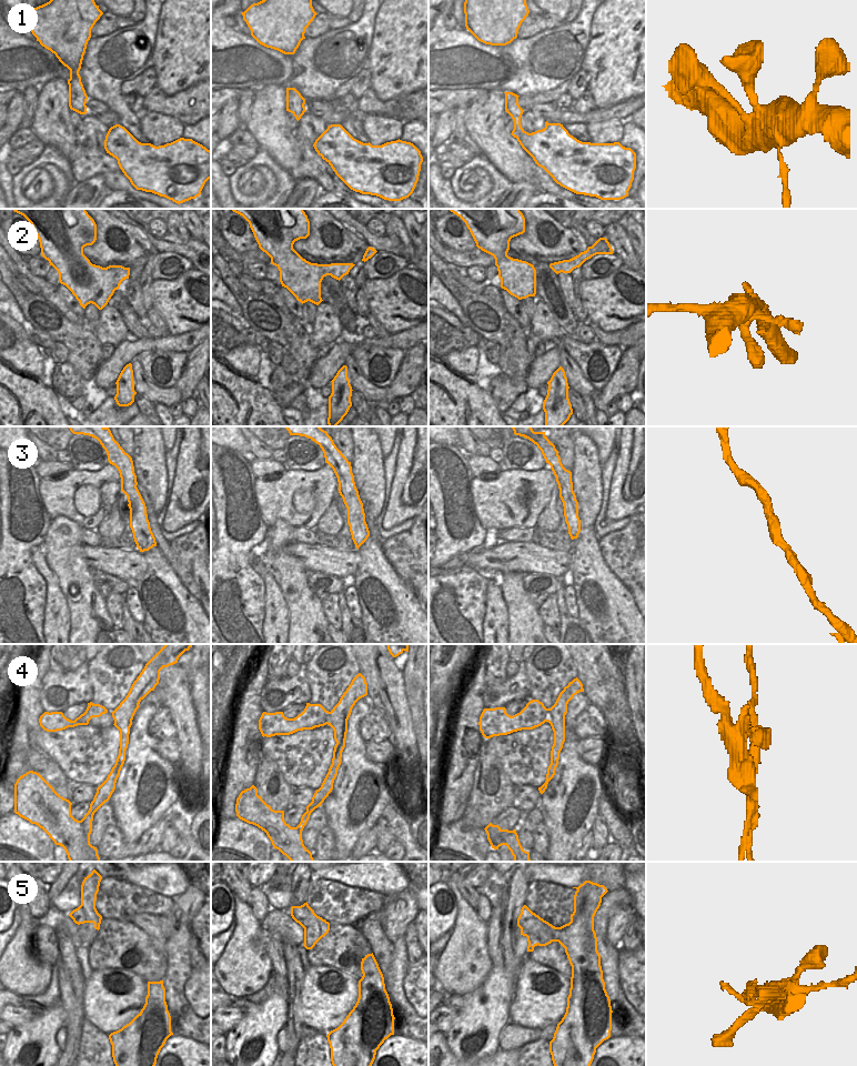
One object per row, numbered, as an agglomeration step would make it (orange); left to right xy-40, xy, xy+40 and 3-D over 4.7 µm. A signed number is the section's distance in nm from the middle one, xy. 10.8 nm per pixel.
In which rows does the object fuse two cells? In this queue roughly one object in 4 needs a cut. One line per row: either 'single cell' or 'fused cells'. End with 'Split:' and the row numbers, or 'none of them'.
1: single cell
2: single cell
3: single cell
4: fused cells
5: single cell
Split: 4

